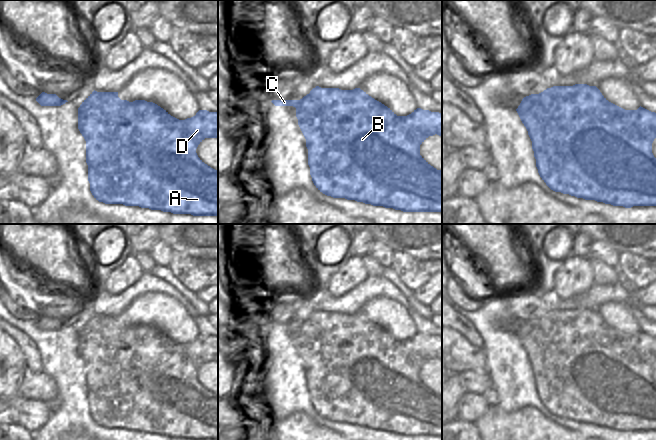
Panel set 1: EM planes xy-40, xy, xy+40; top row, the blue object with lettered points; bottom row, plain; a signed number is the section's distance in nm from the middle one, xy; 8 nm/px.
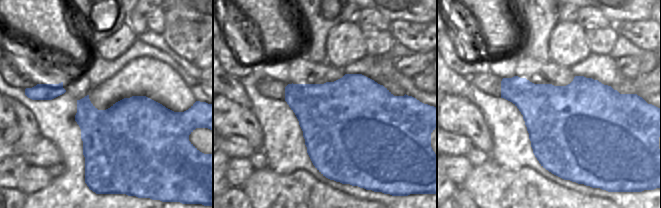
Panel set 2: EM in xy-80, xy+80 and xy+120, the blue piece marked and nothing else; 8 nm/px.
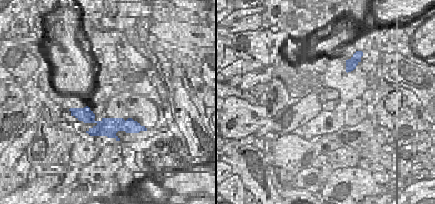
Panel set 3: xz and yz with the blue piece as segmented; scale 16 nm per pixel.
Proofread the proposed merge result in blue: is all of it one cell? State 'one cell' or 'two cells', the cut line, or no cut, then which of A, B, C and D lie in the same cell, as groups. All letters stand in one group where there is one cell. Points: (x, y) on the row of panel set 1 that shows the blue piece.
two cells; cut in xy along (298, 100), (296, 108); A B D / C

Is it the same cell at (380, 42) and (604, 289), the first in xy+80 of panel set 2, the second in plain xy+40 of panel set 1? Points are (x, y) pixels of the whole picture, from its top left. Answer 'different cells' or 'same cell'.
different cells

